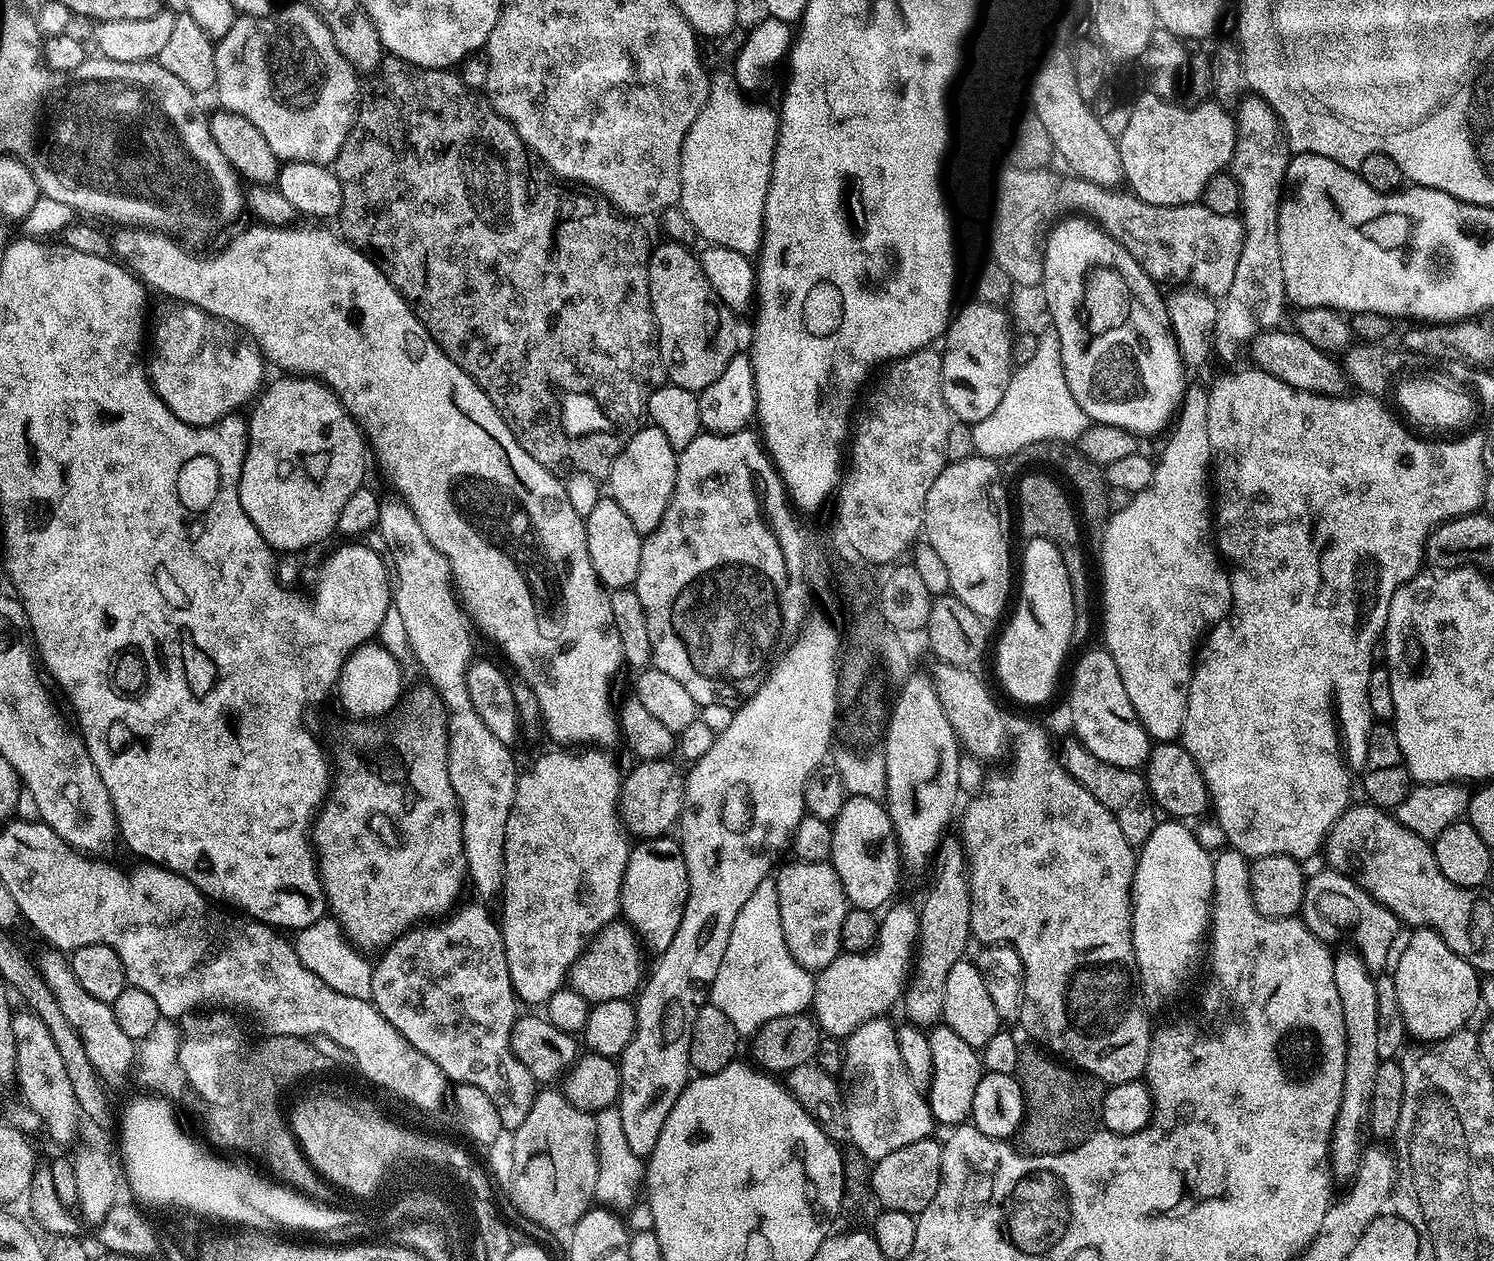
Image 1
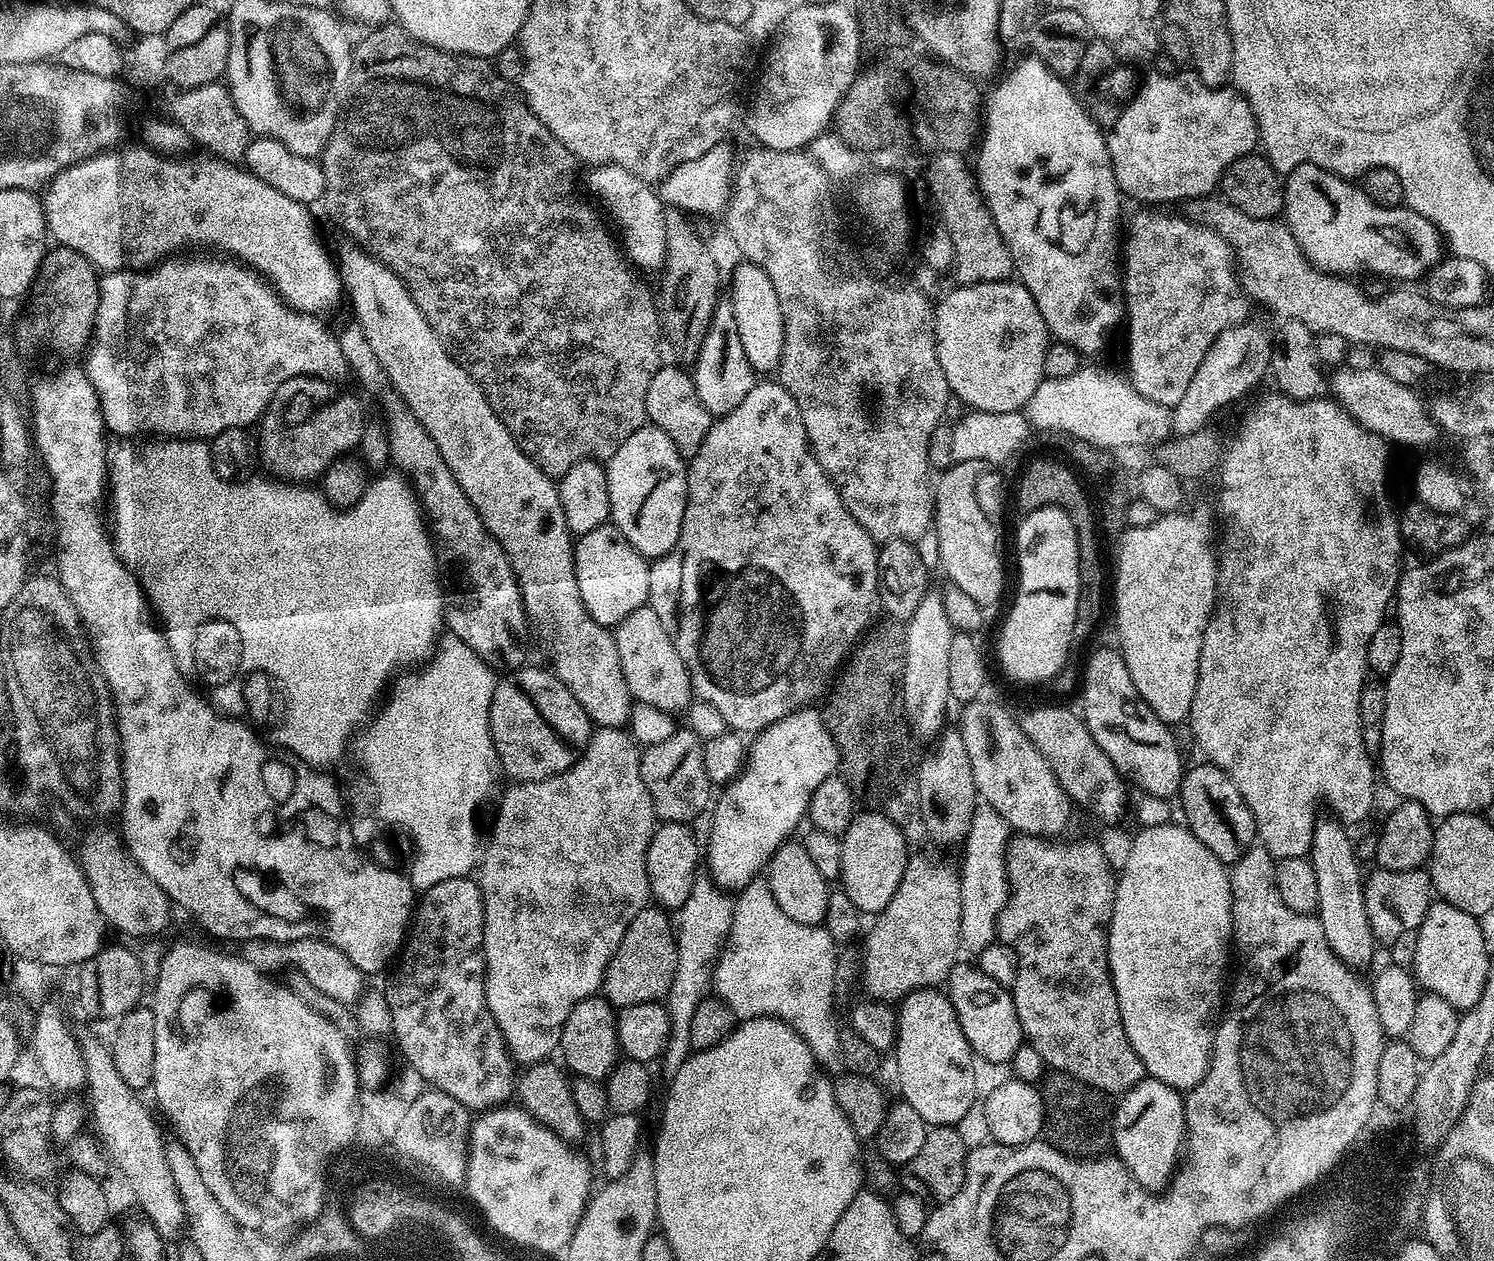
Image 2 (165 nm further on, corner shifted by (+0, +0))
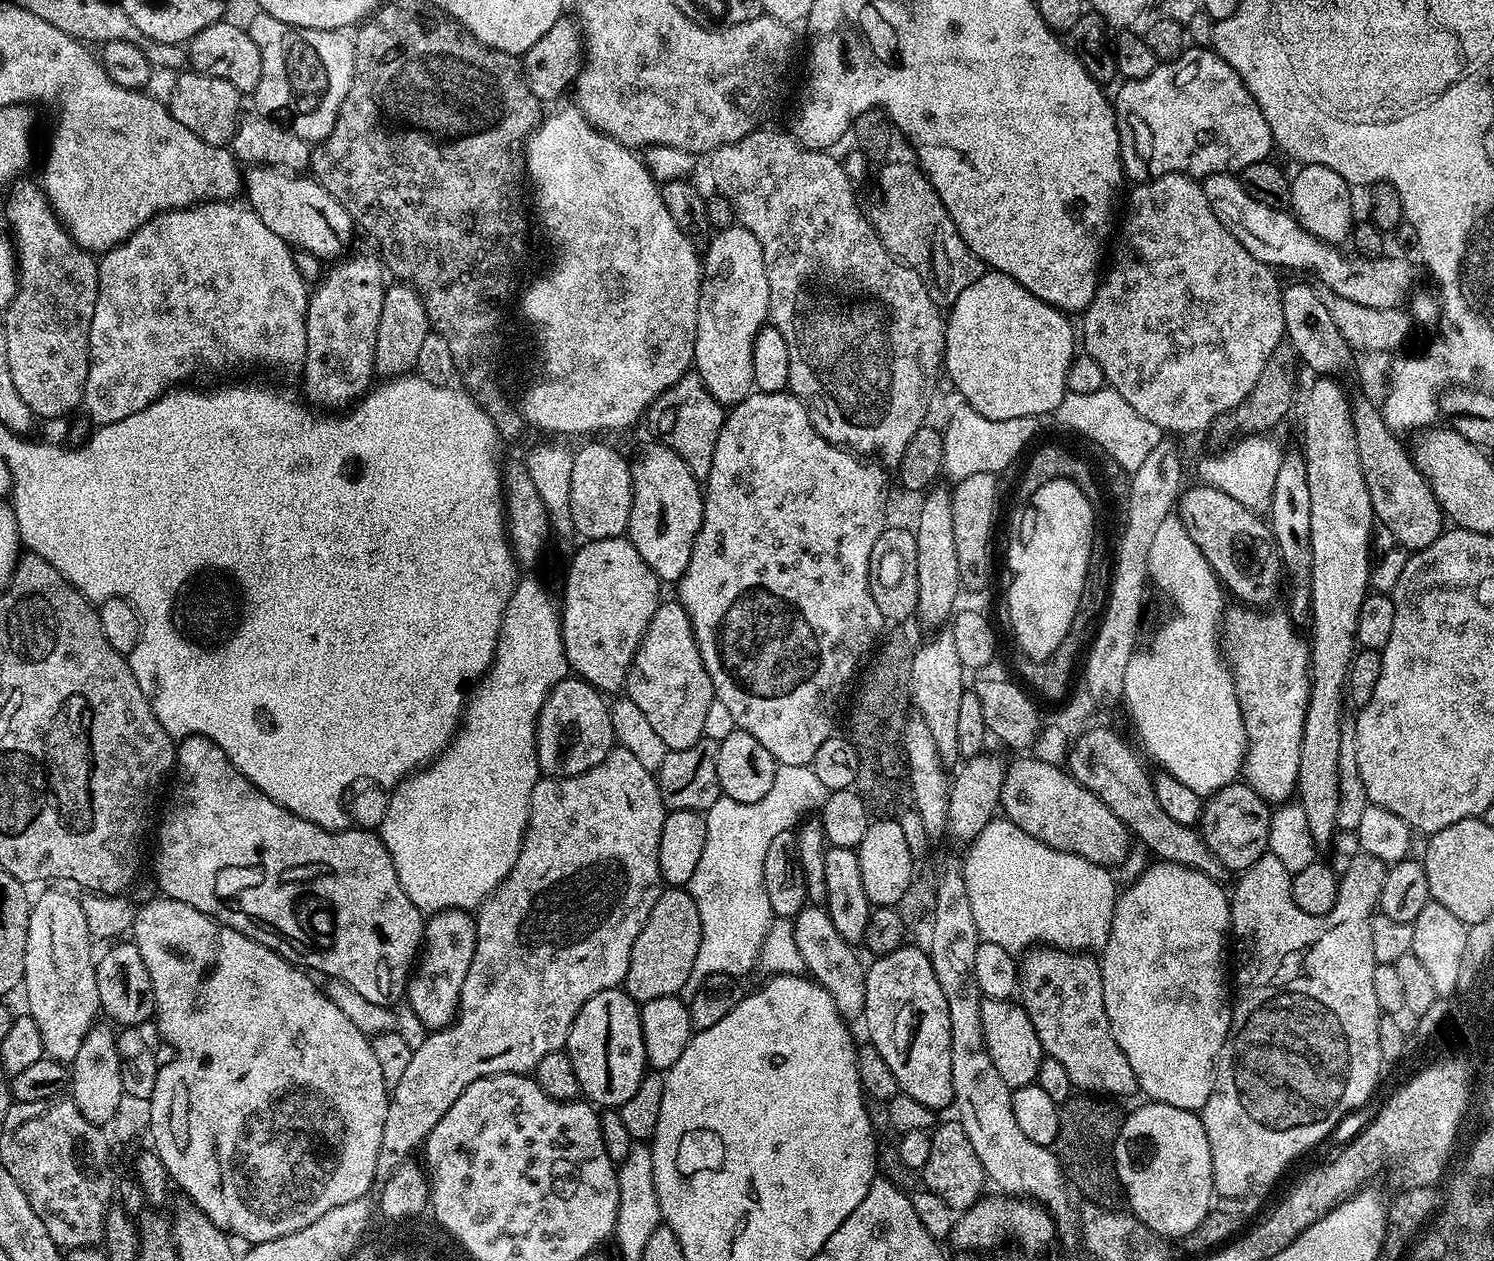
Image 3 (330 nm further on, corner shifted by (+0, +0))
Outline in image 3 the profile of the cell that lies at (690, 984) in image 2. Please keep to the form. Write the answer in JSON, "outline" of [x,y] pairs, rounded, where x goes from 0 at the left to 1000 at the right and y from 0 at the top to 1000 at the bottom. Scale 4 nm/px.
{"outline":[[[523,606],[519,610],[518,623],[515,623],[513,633],[507,636],[491,636],[491,633],[483,630],[481,636],[478,636],[478,639],[475,639],[471,645],[473,671],[470,671],[470,680],[467,680],[465,696],[462,696],[459,703],[470,728],[470,747],[467,750],[467,760],[465,760],[465,769],[462,769],[462,776],[459,776],[457,785],[459,791],[463,791],[467,785],[467,782],[470,782],[473,776],[475,776],[475,772],[489,772],[498,776],[503,767],[505,768],[508,765],[511,748],[513,747],[513,741],[518,732],[515,711],[513,709],[511,699],[513,674],[515,674],[515,668],[518,668],[521,661],[531,659],[536,653],[537,649],[550,642],[554,629],[554,625],[550,623],[550,619],[548,618],[546,608],[539,606]]]}

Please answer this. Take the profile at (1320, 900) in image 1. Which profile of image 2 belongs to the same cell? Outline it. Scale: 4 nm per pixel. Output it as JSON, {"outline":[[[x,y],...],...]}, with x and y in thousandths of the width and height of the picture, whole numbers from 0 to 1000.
{"outline":[[[952,688],[946,690],[921,688],[918,692],[915,692],[913,699],[913,715],[918,740],[921,741],[922,746],[924,749],[931,750],[934,745],[938,744],[938,741],[947,739],[954,728],[959,707],[959,695]]]}

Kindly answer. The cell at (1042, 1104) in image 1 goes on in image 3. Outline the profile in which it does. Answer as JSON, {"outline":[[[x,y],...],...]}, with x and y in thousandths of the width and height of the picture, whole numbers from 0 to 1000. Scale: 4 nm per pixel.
{"outline":[[[720,868],[717,872],[710,879],[710,895],[707,900],[705,913],[709,919],[713,933],[716,937],[717,941],[724,945],[724,948],[734,956],[746,956],[747,951],[750,951],[751,943],[750,935],[747,930],[747,903],[750,898],[751,882],[746,879],[746,875],[739,871],[734,871],[731,868]]]}

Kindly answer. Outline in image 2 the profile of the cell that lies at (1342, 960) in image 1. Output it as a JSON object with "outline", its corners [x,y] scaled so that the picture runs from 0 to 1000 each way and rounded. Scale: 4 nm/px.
{"outline":[[[894,649],[882,649],[878,655],[878,674],[877,681],[880,687],[880,694],[882,695],[882,718],[880,726],[885,734],[885,741],[888,744],[888,747],[890,750],[890,753],[893,753],[893,757],[899,764],[906,769],[911,769],[918,761],[918,757],[922,753],[922,746],[921,741],[918,740],[917,734],[917,728],[914,725],[914,715],[913,715],[913,699],[914,695],[910,695],[910,685],[908,683],[908,676],[906,673],[906,667],[902,663],[903,657],[898,653]]]}

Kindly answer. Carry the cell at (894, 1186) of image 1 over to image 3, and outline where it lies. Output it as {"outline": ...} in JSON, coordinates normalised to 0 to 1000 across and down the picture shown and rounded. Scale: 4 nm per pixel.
{"outline":[[[637,887],[633,891],[627,891],[623,895],[622,919],[617,928],[617,939],[620,944],[628,947],[628,950],[643,962],[651,958],[659,948],[660,933],[657,921],[655,921],[655,915],[652,915],[652,909],[649,909],[649,902],[647,902],[647,896],[642,887]]]}

